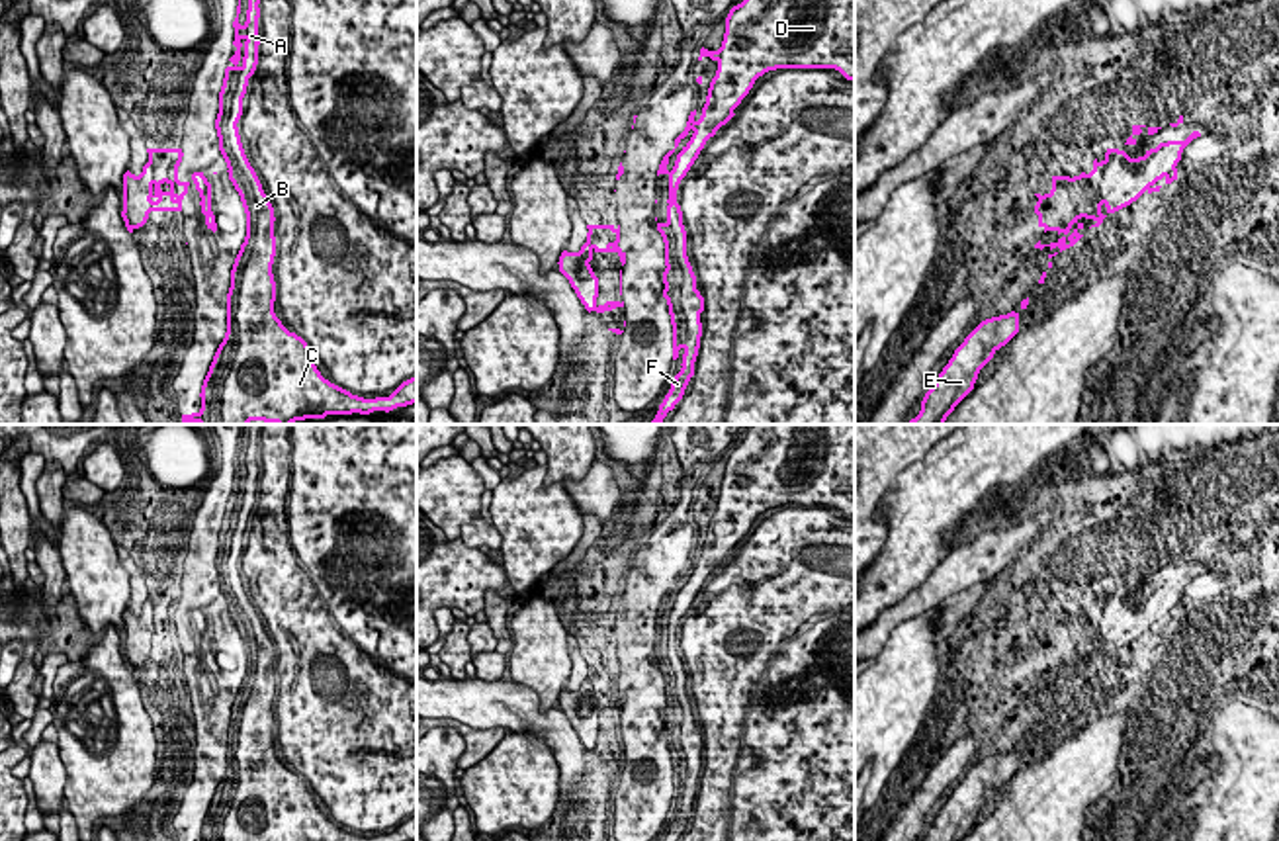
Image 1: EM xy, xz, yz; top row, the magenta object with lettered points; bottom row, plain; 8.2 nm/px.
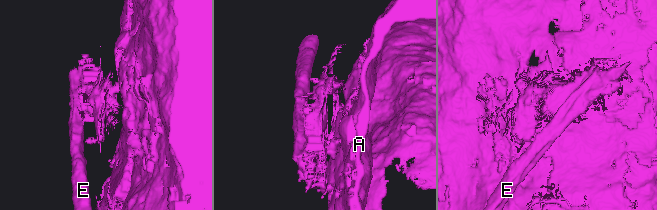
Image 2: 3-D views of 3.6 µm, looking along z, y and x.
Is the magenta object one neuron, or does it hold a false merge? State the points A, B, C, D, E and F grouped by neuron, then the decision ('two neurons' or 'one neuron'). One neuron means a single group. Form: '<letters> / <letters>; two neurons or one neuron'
A B C D F / E; two neurons

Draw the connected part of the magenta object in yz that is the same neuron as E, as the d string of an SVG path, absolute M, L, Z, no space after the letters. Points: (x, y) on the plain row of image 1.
M1019 751L982 759L954 788L935 823L921 841L960 841L978 818L980 808L1019 771Z

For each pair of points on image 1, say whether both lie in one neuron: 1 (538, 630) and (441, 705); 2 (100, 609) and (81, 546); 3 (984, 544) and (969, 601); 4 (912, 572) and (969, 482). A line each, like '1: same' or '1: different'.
1: different
2: same
3: different
4: same

